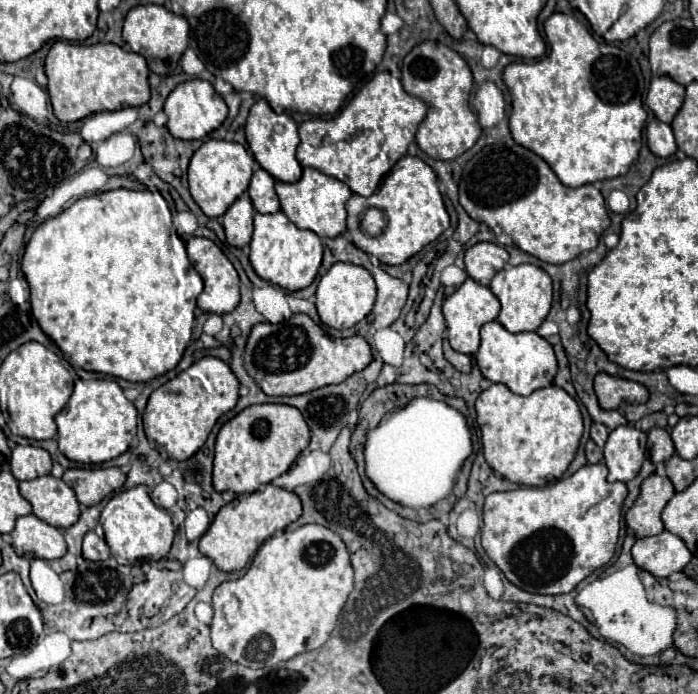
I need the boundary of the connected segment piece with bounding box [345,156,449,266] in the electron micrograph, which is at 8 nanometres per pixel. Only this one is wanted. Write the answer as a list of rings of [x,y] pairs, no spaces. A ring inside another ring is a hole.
[[[405,156],[401,158],[393,170],[385,176],[379,190],[375,190],[369,198],[363,198],[359,194],[353,194],[347,204],[347,230],[351,234],[351,240],[357,248],[365,250],[369,256],[375,256],[381,264],[399,266],[407,262],[411,256],[415,256],[421,248],[425,248],[429,242],[437,240],[447,228],[449,228],[449,214],[443,204],[443,196],[437,188],[437,176],[429,164],[425,164],[421,158]],[[369,208],[381,208],[387,216],[387,226],[383,234],[369,236],[359,228],[359,216]]]

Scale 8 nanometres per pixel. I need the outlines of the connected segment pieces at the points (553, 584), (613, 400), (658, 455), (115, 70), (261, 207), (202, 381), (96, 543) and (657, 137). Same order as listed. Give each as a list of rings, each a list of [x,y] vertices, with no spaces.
[[[585,464],[573,476],[543,488],[489,494],[481,544],[515,586],[535,594],[567,594],[613,558],[625,498],[627,486],[609,484],[605,464]]]
[[[605,372],[597,374],[595,392],[601,408],[605,410],[613,410],[621,402],[645,402],[649,398],[649,392],[643,384],[625,378],[615,378]]]
[[[653,428],[649,432],[647,448],[649,448],[649,460],[653,464],[665,462],[665,460],[669,460],[675,454],[675,446],[673,446],[671,434],[665,428]]]
[[[57,40],[45,58],[49,78],[47,90],[53,114],[61,122],[77,122],[89,114],[103,110],[121,110],[127,106],[143,106],[149,102],[149,68],[145,58],[125,52],[117,44],[71,44]]]
[[[259,168],[253,174],[251,184],[249,184],[249,196],[251,196],[251,202],[257,212],[273,214],[273,212],[281,210],[277,192],[273,186],[275,186],[275,178],[269,172],[265,172],[263,168]]]
[[[205,356],[149,396],[147,408],[143,412],[145,436],[153,448],[159,446],[159,450],[169,458],[187,460],[205,444],[217,418],[229,412],[237,400],[239,380],[231,368],[215,356]]]
[[[91,530],[85,534],[82,542],[82,556],[85,560],[93,560],[93,562],[105,560],[111,556],[105,538],[97,530]]]
[[[651,120],[647,124],[647,144],[649,144],[649,150],[661,158],[669,158],[677,152],[673,130],[669,124],[661,120]]]

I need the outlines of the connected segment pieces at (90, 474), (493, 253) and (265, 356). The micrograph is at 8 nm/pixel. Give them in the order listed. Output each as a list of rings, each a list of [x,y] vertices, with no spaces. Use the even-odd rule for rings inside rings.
[[[117,466],[109,468],[71,468],[65,470],[63,480],[75,490],[77,500],[85,506],[99,504],[107,494],[125,484],[125,474]]]
[[[479,242],[465,252],[465,270],[481,286],[489,286],[491,278],[505,268],[509,254],[503,246],[493,242]]]
[[[295,314],[281,324],[261,322],[253,326],[243,354],[247,374],[267,396],[295,396],[339,384],[351,374],[361,372],[371,360],[371,346],[363,336],[333,340],[307,314]]]

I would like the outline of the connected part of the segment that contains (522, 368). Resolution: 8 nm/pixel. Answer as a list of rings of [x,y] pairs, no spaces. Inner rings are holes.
[[[487,322],[481,328],[481,346],[475,354],[475,360],[487,380],[493,384],[505,384],[511,392],[521,396],[529,396],[543,386],[551,386],[557,374],[557,358],[545,338],[541,338],[537,332],[513,334],[499,322]]]

